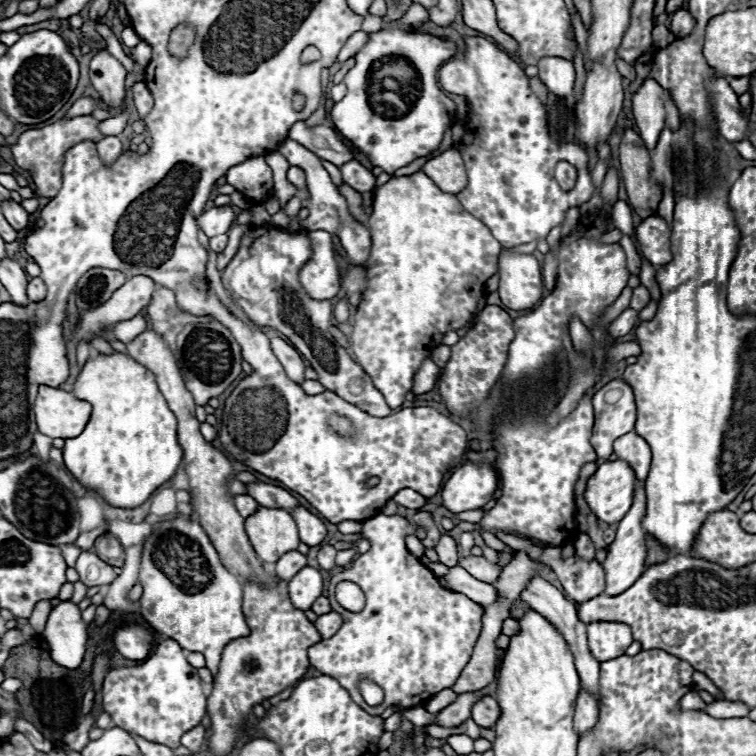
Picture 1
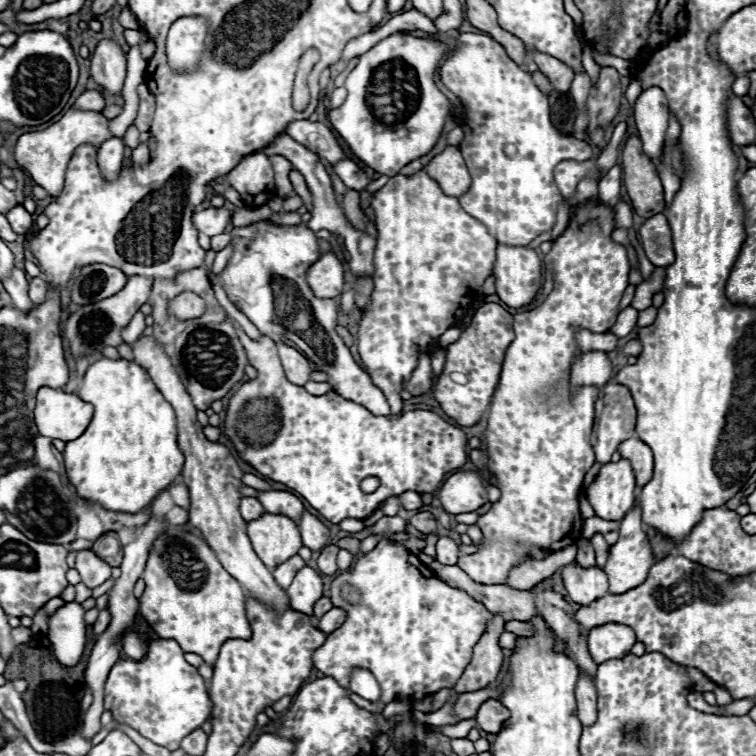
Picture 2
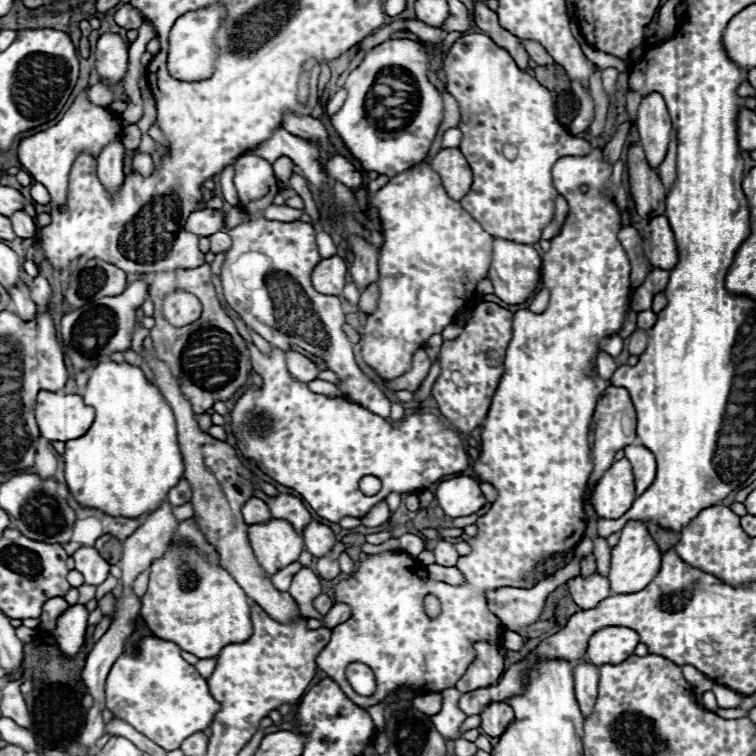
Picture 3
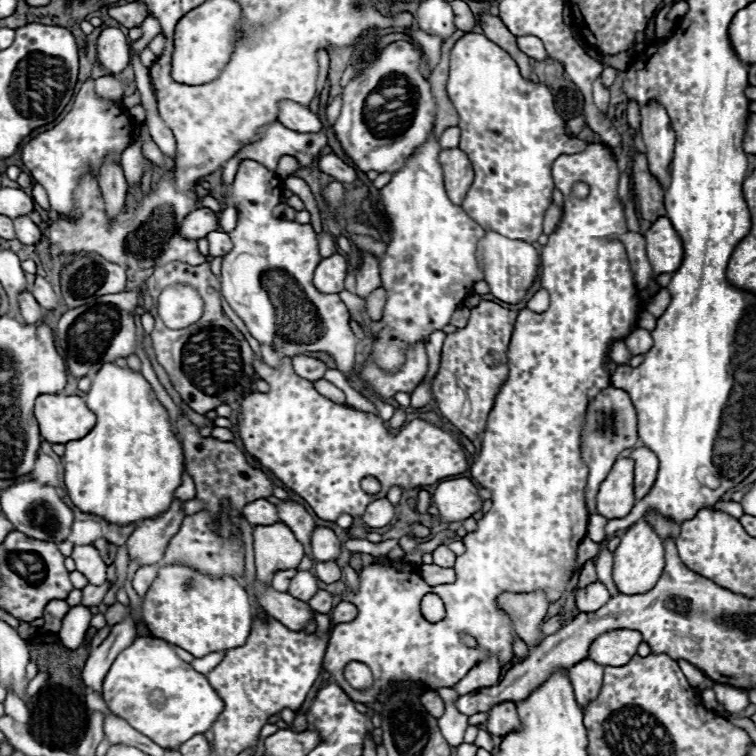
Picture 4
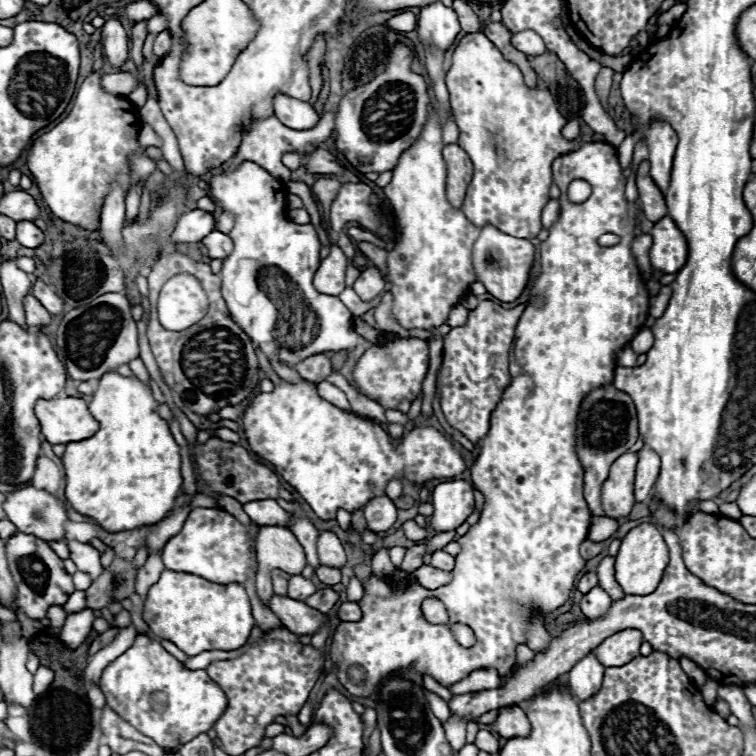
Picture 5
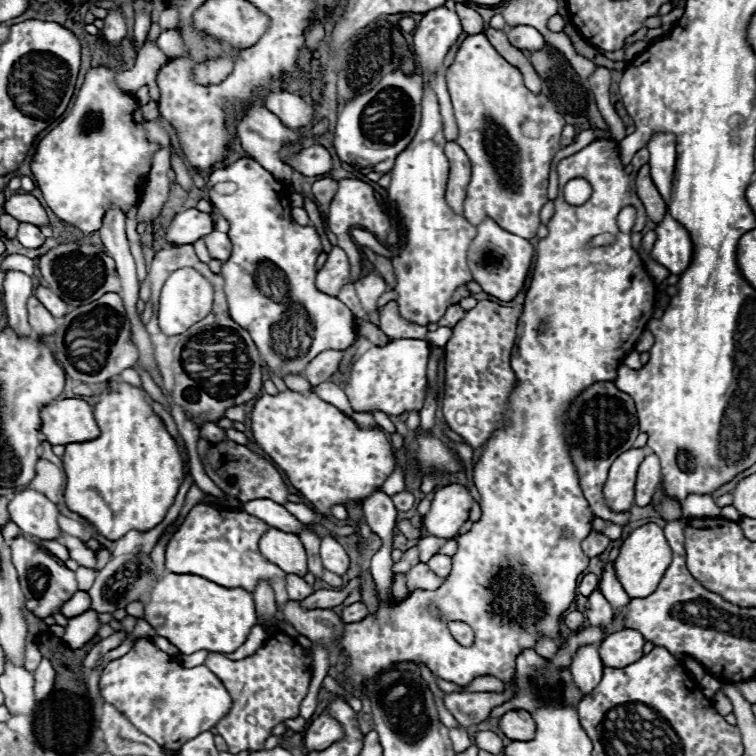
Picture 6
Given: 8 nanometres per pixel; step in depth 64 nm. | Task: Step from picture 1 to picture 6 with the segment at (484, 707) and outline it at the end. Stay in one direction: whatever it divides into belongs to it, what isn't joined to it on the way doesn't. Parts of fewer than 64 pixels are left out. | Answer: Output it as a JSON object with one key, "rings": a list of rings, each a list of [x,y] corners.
{"rings":[[[512,710],[506,712],[500,720],[500,728],[502,732],[510,738],[510,740],[532,740],[536,734],[536,722],[530,716],[530,712],[526,710]]]}

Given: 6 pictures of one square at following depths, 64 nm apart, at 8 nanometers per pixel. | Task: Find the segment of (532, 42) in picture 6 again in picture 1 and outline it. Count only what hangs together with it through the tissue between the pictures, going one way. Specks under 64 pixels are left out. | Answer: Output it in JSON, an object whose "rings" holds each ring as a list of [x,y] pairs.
{"rings":[[[544,56],[538,60],[540,68],[540,78],[548,86],[548,90],[556,96],[570,96],[574,88],[574,64],[564,58],[554,58],[554,56]]]}

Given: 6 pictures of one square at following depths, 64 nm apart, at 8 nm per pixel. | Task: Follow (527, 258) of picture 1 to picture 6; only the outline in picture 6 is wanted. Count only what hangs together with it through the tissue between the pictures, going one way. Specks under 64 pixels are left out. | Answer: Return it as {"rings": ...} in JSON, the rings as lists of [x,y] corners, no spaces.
{"rings":[[[484,218],[476,226],[476,236],[468,248],[468,268],[474,280],[482,286],[482,290],[500,300],[512,300],[522,290],[534,248],[528,240],[502,230],[492,218]]]}

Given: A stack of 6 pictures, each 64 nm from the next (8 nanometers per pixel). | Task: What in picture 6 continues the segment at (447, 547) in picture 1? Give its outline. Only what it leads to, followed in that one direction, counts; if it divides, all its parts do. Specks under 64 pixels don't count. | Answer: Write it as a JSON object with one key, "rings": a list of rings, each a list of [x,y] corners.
{"rings":[[[434,554],[434,556],[430,558],[430,562],[428,562],[428,568],[430,568],[436,576],[446,578],[446,576],[448,576],[448,572],[450,572],[450,568],[452,568],[452,560],[450,560],[450,556]]]}

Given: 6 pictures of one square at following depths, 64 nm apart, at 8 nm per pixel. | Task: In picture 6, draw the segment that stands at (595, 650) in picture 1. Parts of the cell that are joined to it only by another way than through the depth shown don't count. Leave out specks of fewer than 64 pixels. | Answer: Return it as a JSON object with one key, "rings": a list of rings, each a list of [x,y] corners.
{"rings":[[[624,628],[602,640],[602,644],[598,648],[600,658],[602,658],[604,666],[626,668],[628,664],[634,664],[636,660],[640,660],[640,656],[644,656],[644,652],[642,652],[644,642],[646,640],[642,638],[642,634],[638,630]]]}

